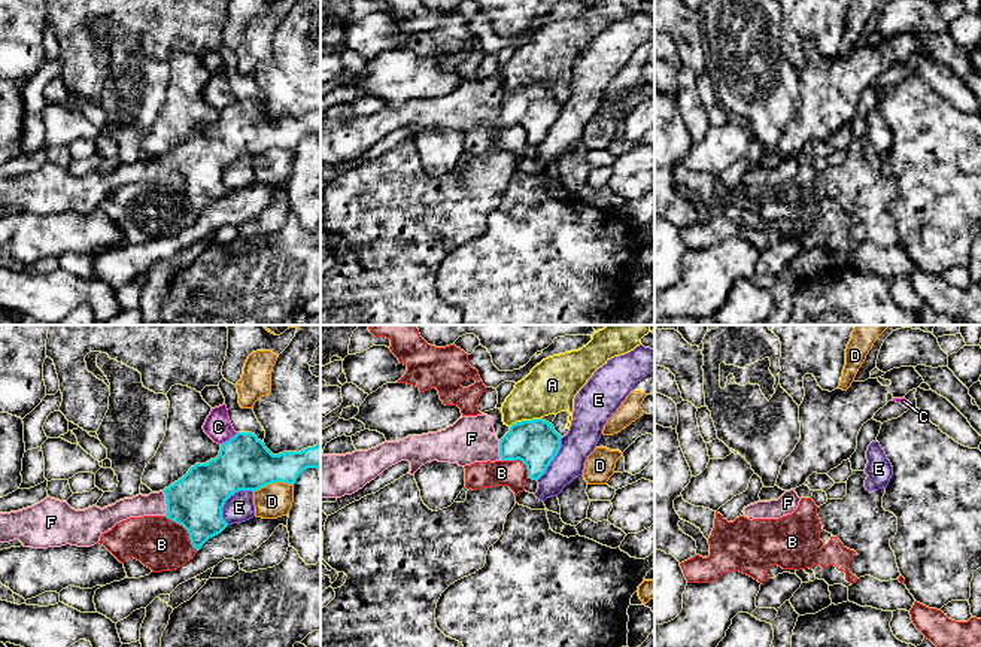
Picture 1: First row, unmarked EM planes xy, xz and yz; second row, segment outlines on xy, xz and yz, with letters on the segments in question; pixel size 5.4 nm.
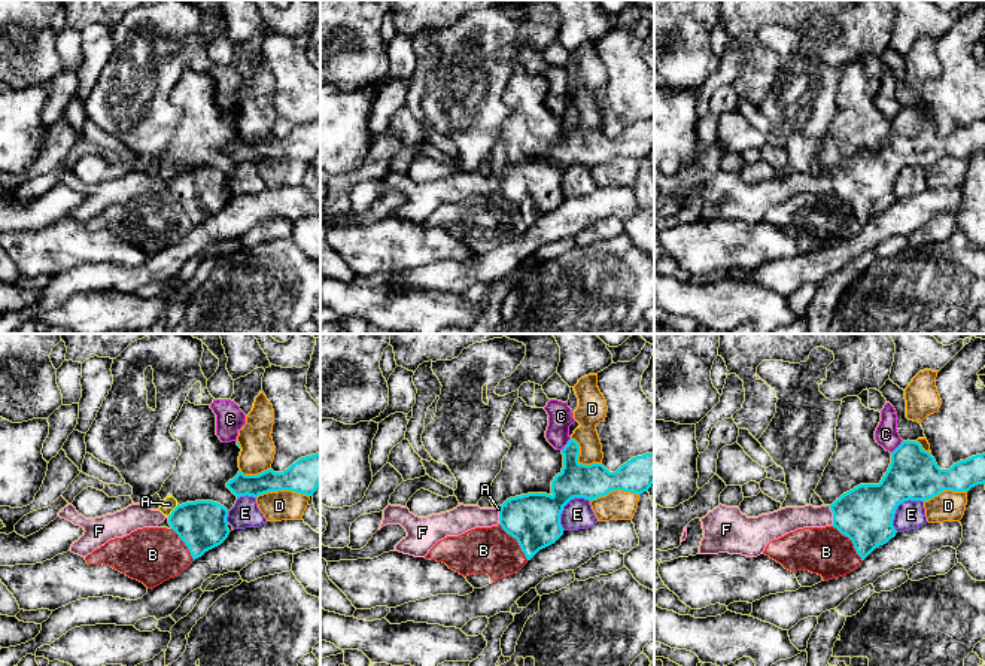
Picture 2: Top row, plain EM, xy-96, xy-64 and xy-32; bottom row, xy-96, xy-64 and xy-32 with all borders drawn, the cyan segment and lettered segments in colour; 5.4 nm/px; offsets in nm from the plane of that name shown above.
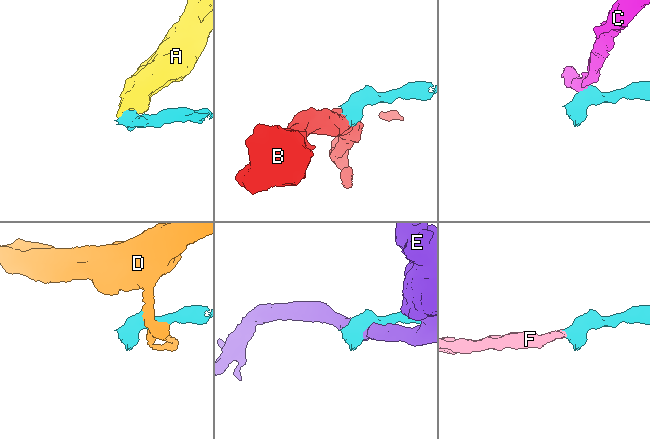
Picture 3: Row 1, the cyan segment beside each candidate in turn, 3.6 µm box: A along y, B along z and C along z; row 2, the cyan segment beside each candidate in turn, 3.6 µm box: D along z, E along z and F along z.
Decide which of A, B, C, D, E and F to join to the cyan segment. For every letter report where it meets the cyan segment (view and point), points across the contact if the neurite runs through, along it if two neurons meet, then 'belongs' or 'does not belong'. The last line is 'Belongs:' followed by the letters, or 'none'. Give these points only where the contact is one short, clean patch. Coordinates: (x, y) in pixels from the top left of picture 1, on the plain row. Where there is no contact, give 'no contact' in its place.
A: contact xz (525, 87); border xz (540, 84), (518, 87), (510, 93); does not belong
B: contact xy (185, 194); does not belong
C: contact xy (230, 105); border xy (237, 99), (221, 111); does not belong
D: contact xy (273, 148); does not belong
E: contact xy (227, 164); border xy (252, 157), (236, 157), (225, 167), (222, 185), (227, 190); does not belong
F: contact xy (166, 169); way xy (196, 167), (166, 169), (154, 170); belongs
Belongs: F

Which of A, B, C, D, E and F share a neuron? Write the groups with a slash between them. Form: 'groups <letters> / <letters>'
groups A / B / C / D / E / F

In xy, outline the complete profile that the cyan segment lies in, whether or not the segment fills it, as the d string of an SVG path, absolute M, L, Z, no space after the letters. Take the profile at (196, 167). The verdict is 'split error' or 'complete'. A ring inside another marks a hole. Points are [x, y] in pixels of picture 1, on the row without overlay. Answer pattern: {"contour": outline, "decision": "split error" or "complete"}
{"contour": "M237 98L221 110L219 121L206 130L195 130L189 137L160 158L124 164L112 171L97 171L85 176L72 174L67 167L46 162L43 167L10 179L0 179L0 209L19 206L24 213L48 215L66 210L91 213L100 203L116 189L130 183L165 182L182 191L192 213L198 218L212 203L221 200L228 189L222 183L225 167L239 157L258 157L271 149L295 151L298 142L307 134L321 134L321 110L301 118L283 118L273 121L265 110L252 98Z", "decision": "split error"}

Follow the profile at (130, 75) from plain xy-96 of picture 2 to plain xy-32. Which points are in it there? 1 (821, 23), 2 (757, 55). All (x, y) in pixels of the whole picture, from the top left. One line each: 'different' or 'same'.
1: same
2: different

